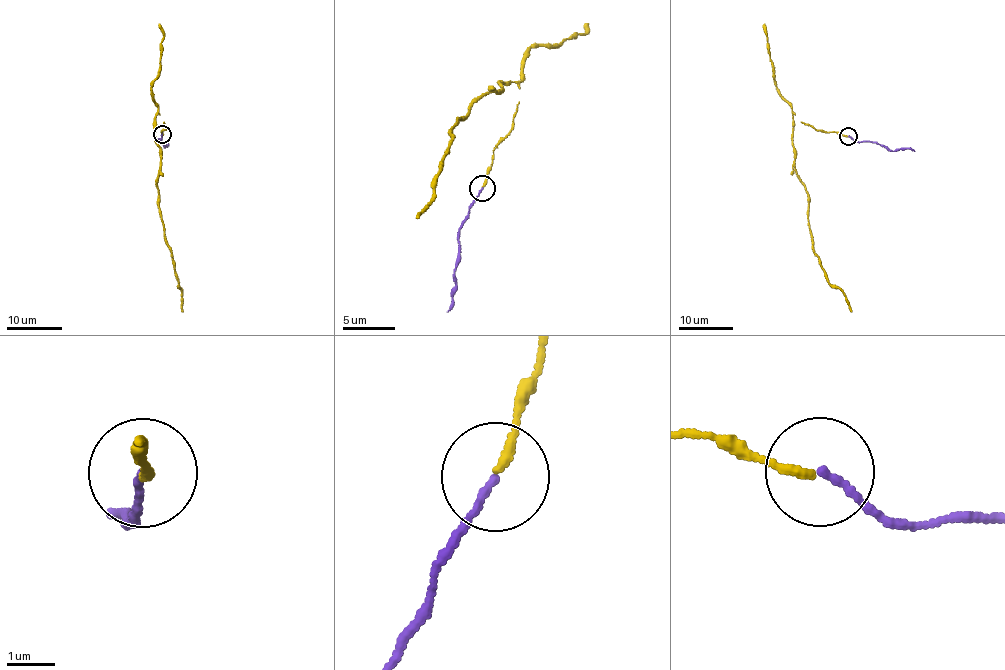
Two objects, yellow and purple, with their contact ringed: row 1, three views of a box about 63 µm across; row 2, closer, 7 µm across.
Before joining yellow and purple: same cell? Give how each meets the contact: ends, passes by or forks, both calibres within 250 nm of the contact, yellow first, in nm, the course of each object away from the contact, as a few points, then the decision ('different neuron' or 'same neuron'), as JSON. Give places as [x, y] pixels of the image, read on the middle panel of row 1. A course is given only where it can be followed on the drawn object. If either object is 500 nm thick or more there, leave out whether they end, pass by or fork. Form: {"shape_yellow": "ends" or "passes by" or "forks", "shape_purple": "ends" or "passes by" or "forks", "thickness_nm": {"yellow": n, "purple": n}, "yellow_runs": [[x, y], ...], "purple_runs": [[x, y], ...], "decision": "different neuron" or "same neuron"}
{"shape_yellow": "ends", "shape_purple": "ends", "thickness_nm": {"yellow": 170, "purple": 140}, "yellow_runs": [[483, 186], [494, 144], [512, 128], [514, 81], [496, 83], [501, 89], [455, 120], [419, 217]], "purple_runs": [[483, 188], [469, 207], [459, 230], [451, 305], [447, 311]], "decision": "same neuron"}

